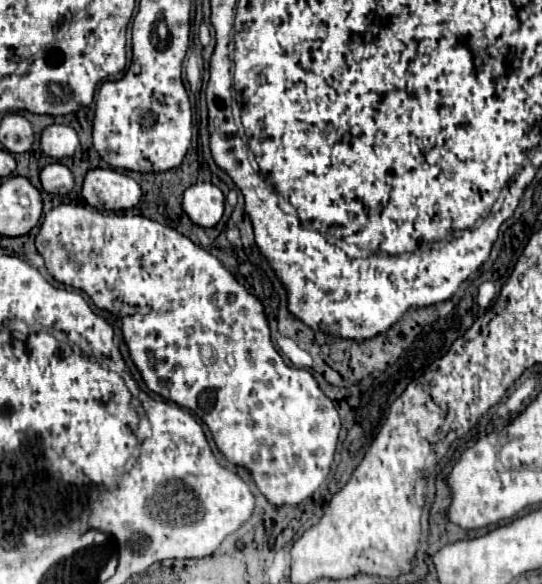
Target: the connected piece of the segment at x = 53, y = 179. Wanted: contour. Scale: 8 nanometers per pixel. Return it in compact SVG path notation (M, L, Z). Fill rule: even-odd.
M51 163L43 167L39 173L39 179L43 189L53 195L67 195L73 189L73 175L61 163Z

